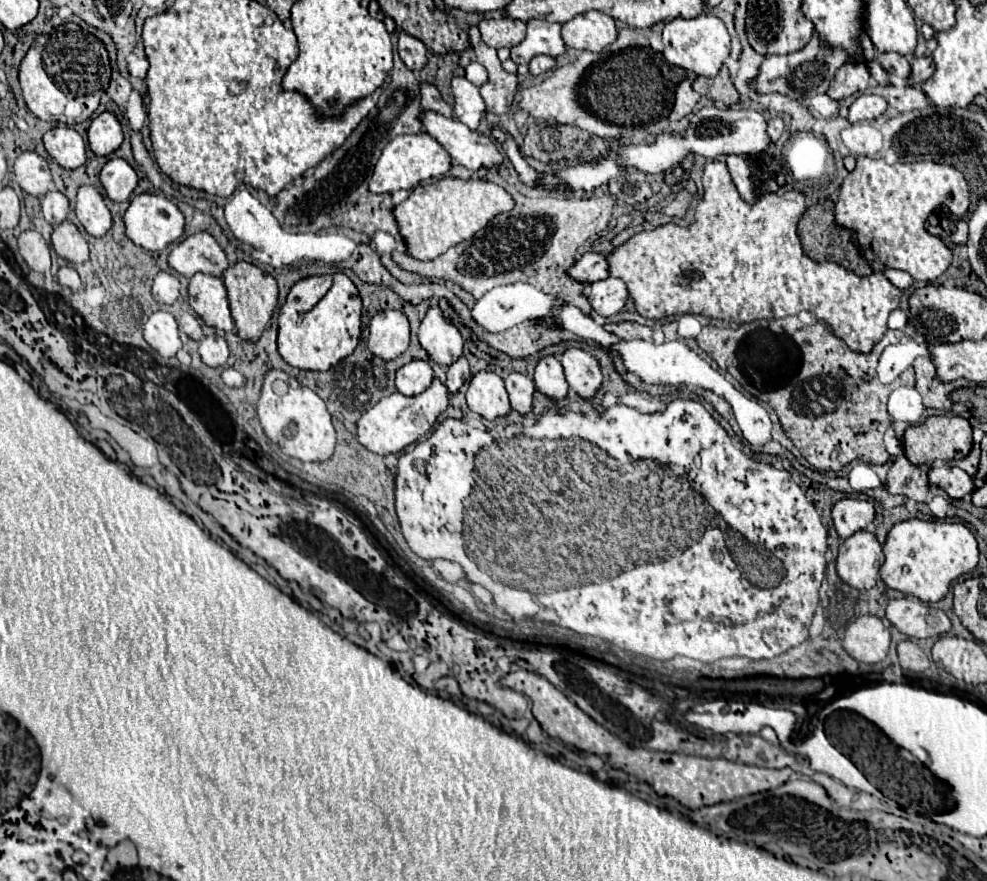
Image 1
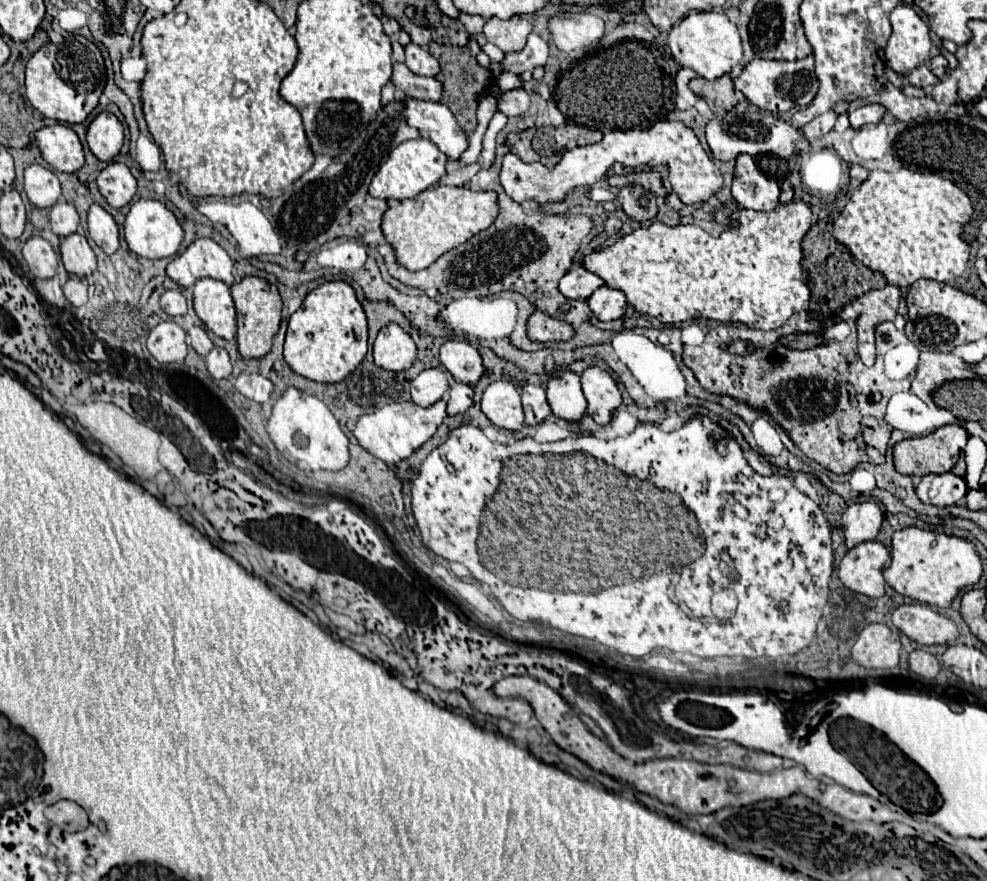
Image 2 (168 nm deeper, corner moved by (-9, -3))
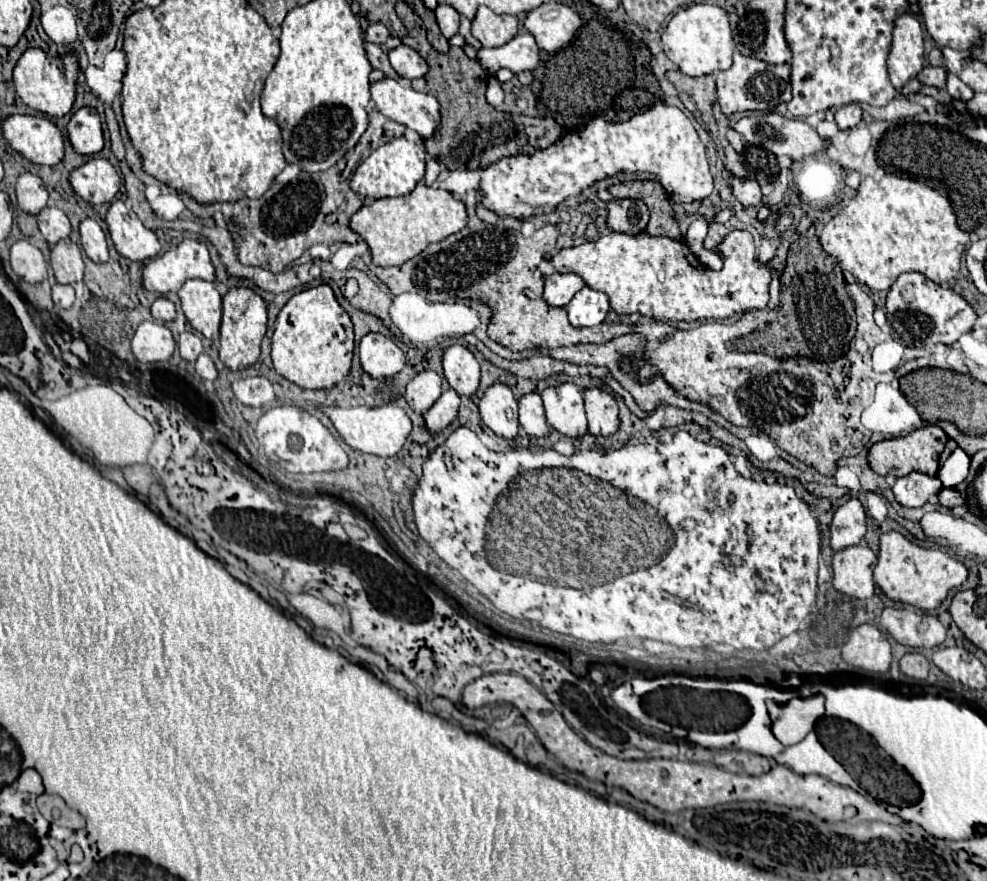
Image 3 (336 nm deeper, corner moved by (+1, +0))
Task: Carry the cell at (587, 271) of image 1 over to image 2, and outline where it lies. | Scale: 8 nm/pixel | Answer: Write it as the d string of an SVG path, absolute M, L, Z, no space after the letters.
M576 265L560 279L560 291L566 295L566 299L572 301L586 301L598 287L602 287L604 281L588 271L584 265Z

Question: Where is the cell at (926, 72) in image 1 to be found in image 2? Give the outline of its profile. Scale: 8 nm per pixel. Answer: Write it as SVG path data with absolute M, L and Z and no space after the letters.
M936 55L936 57L930 61L930 71L932 71L936 77L944 77L944 75L946 75L946 69L948 69L948 61L946 61L942 55Z

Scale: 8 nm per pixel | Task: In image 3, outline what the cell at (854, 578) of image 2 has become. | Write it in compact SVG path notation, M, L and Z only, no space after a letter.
M848 546L834 554L832 584L838 592L846 596L854 596L858 600L866 600L874 594L872 570L876 566L876 554L866 546Z

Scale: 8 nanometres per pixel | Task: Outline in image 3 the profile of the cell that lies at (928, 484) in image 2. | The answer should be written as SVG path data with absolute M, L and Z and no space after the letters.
M908 474L896 480L892 486L892 494L898 504L918 508L926 504L928 496L934 496L942 490L942 484L936 476L926 476L926 474Z

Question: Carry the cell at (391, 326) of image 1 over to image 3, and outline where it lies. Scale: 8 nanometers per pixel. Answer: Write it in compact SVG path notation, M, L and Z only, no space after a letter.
M366 334L358 346L362 370L372 378L388 378L398 374L404 364L404 352L382 334Z

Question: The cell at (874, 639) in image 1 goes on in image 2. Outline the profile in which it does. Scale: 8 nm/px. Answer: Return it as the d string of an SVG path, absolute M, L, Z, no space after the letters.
M866 625L852 645L852 659L866 669L896 667L900 655L900 637L888 625Z

